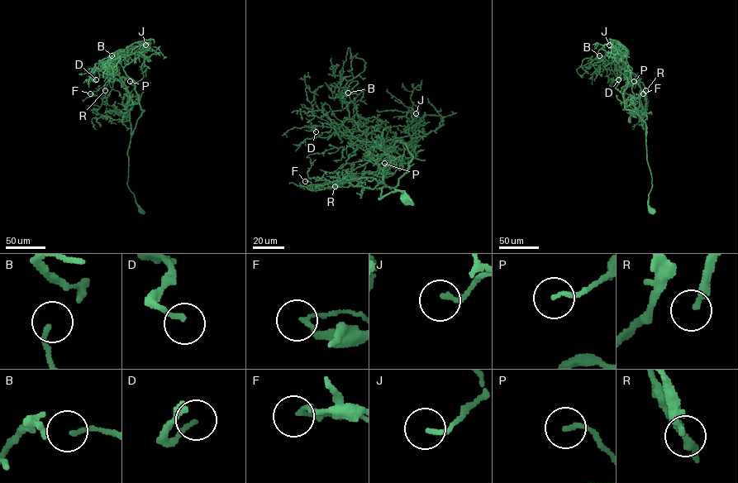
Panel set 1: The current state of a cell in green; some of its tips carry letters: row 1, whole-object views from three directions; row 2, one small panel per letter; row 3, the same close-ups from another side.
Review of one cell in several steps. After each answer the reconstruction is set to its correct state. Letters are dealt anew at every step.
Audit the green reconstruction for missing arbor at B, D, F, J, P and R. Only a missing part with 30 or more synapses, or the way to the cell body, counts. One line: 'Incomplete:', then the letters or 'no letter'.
Incomplete: R

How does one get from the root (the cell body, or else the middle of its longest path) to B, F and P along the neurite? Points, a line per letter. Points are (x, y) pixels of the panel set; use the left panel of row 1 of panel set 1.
B: (140, 211), (127, 184), (127, 149), (144, 110), (135, 82), (121, 64), (127, 51), (119, 49), (111, 55)
F: (140, 211), (127, 184), (130, 123), (107, 103), (107, 97), (101, 98), (90, 93)
P: (140, 211), (127, 184), (130, 127), (129, 112), (122, 101), (123, 96), (134, 88), (130, 81)

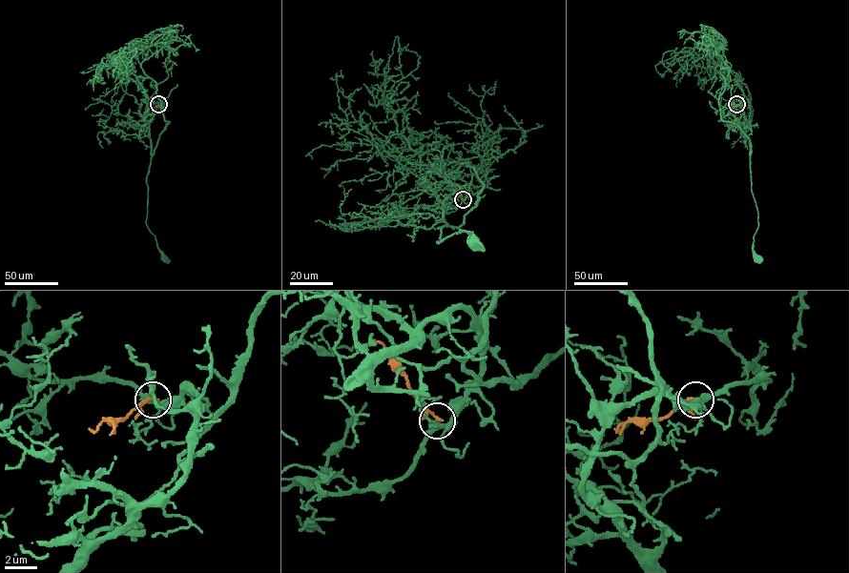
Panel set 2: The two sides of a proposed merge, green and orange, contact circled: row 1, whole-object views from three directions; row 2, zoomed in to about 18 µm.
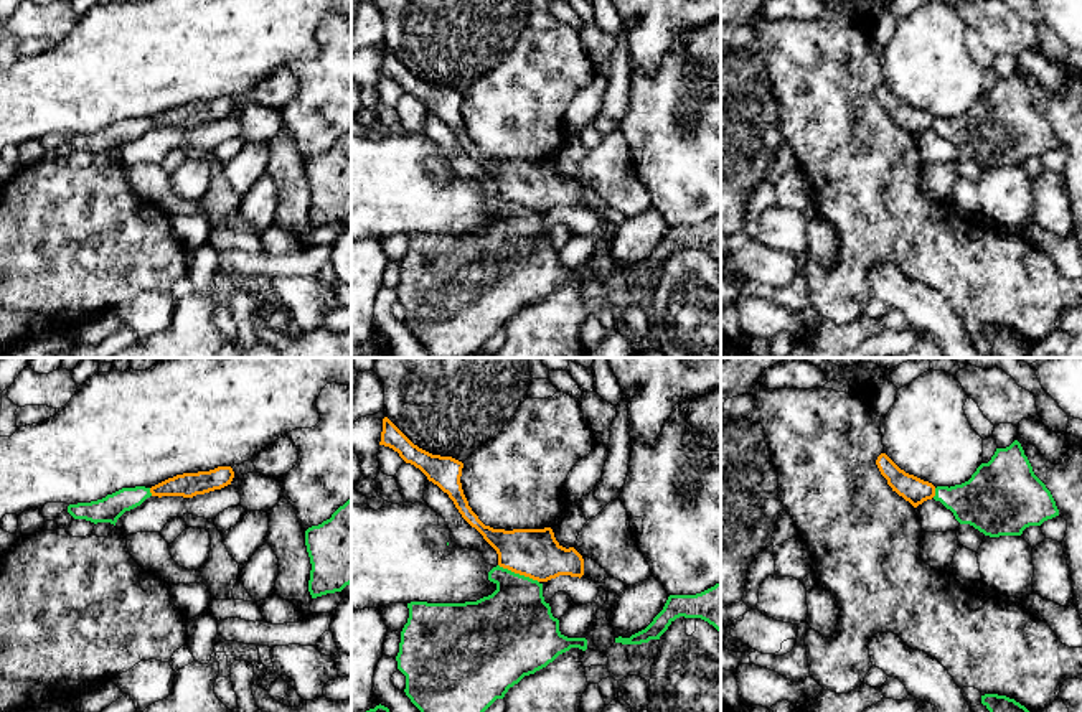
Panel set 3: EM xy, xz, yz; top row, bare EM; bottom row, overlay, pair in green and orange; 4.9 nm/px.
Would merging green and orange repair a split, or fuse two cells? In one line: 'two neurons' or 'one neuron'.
two neurons

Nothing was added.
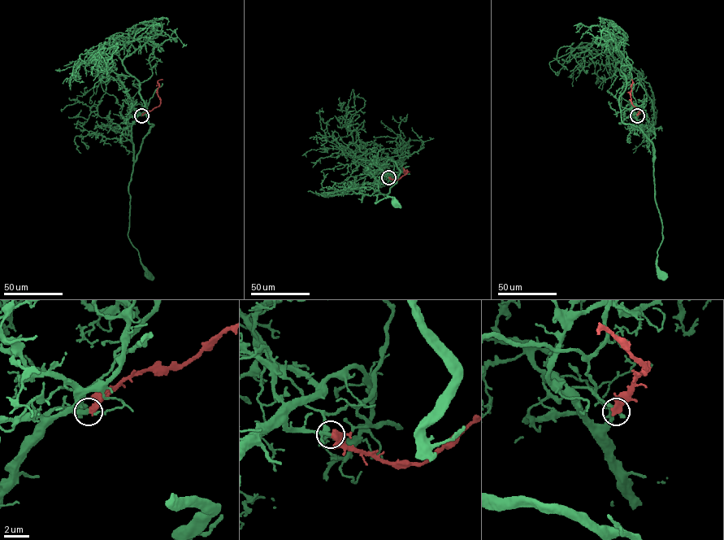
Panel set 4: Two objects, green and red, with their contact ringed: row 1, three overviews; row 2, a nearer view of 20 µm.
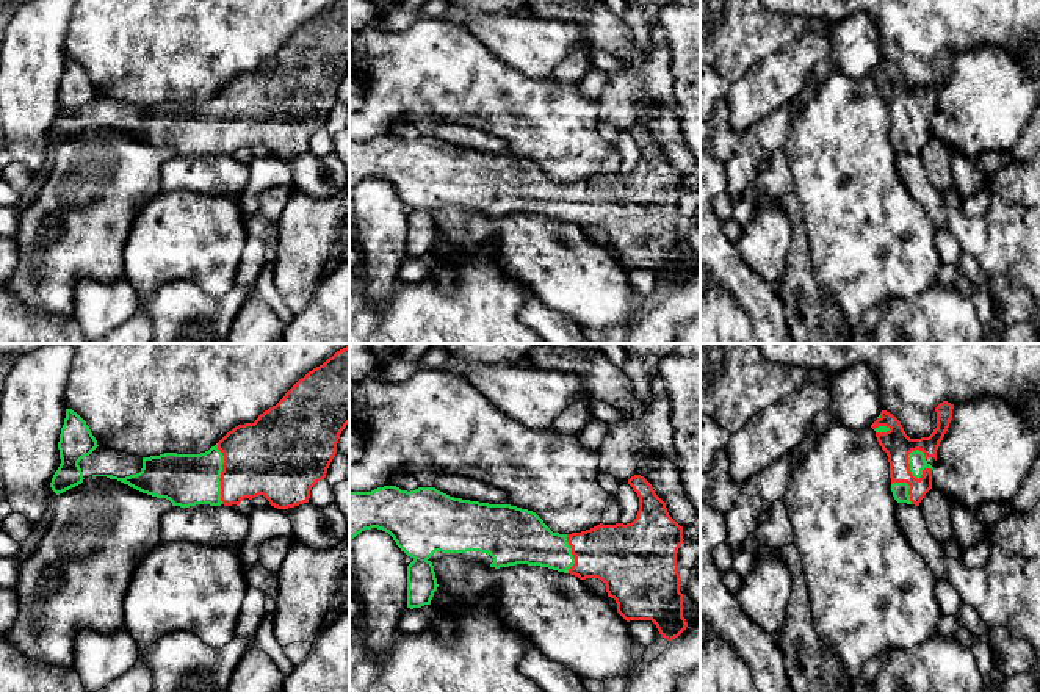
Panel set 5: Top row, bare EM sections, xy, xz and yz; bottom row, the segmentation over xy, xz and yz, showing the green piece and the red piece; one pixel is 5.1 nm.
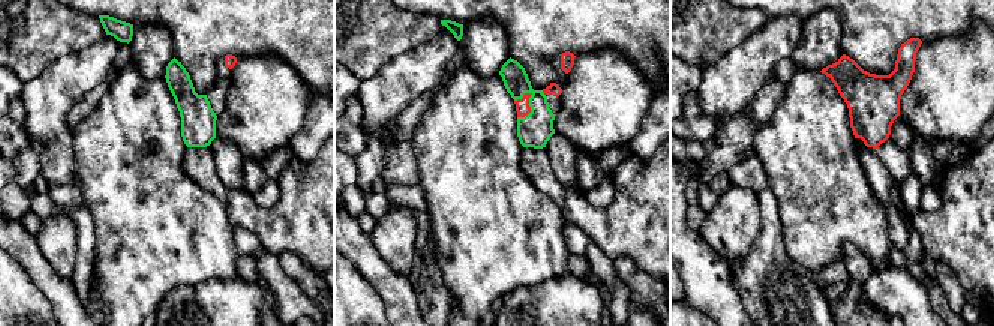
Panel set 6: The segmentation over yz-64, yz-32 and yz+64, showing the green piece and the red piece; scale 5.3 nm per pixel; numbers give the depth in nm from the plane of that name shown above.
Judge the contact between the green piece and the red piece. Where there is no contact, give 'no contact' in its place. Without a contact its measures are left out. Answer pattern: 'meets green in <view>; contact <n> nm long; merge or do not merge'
meets green in yz; contact 170 nm long; merge

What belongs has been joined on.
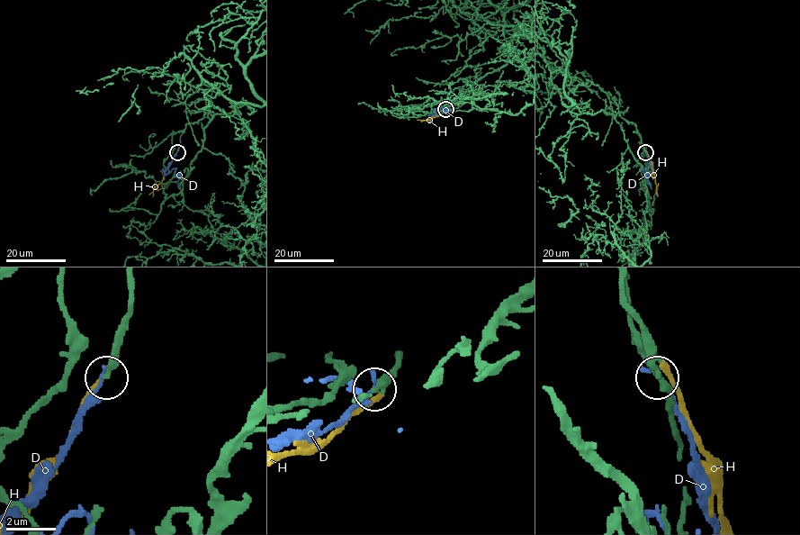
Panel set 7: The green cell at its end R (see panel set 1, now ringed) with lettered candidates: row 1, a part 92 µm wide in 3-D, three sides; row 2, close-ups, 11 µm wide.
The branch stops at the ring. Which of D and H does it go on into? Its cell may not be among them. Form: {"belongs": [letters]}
{"belongs": []}

